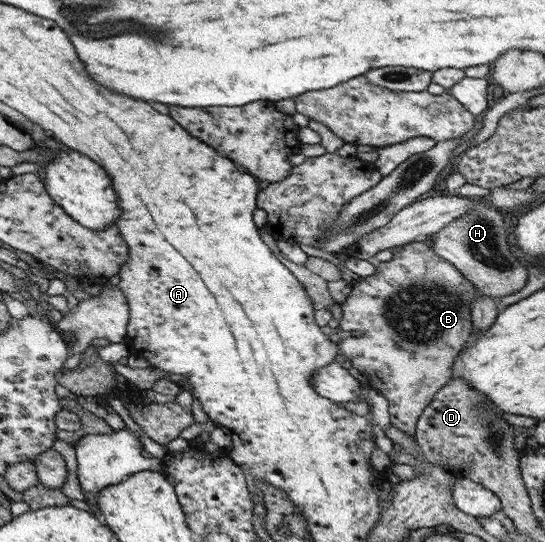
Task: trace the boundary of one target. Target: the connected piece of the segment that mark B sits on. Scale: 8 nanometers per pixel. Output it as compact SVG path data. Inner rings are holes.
M420 238L419 240L402 246L400 252L393 254L391 261L379 262L372 276L360 278L358 283L353 284L348 298L341 304L343 311L342 317L339 320L340 330L348 330L348 332L354 332L356 330L356 332L364 332L364 334L370 334L370 332L376 332L378 330L380 338L386 336L386 350L388 350L386 352L386 360L378 360L378 362L366 362L366 360L360 362L360 360L356 360L358 362L357 369L361 372L366 372L368 374L368 380L372 380L372 376L376 376L376 378L380 376L382 378L380 382L384 384L384 390L378 390L378 392L382 393L382 396L388 400L391 424L408 433L408 435L412 435L412 437L415 437L415 426L419 416L424 412L426 406L430 402L433 402L436 392L442 389L447 383L450 383L453 378L452 366L454 366L455 358L460 354L460 351L464 350L464 345L466 342L469 342L473 330L473 320L471 318L472 306L470 306L470 301L474 300L476 295L481 294L476 286L458 268L450 264L447 260L444 260L444 258L440 258L440 256L430 249L430 246L431 238Z

